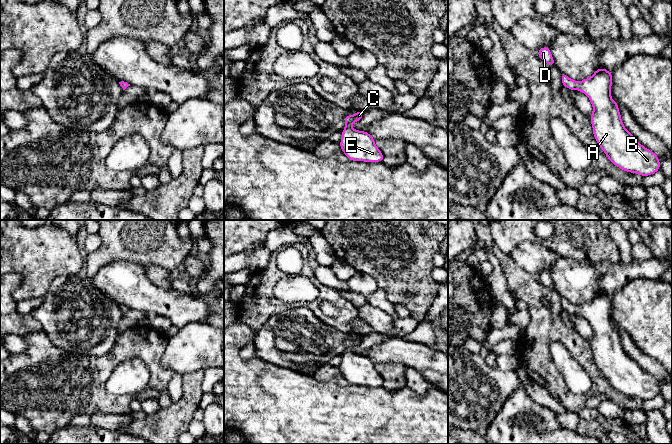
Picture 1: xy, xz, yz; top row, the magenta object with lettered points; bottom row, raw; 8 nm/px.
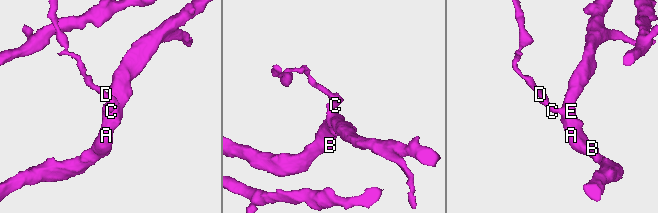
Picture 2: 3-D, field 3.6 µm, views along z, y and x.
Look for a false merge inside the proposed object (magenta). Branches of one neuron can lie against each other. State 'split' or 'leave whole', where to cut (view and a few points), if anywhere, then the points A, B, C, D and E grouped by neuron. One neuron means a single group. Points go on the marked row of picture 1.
leave whole; no cut; A B C D E

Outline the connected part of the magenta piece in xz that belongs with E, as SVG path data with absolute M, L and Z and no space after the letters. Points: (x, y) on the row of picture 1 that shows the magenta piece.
M356 111L355 115L345 116L346 127L342 131L341 150L351 161L382 162L384 156L375 145L372 135L362 130L354 130L351 127L353 123L362 119L363 113Z

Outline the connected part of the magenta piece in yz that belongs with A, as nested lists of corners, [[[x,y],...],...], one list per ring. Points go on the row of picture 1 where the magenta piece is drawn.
[[[604,68],[580,82],[561,73],[564,87],[579,90],[588,96],[593,113],[590,116],[593,135],[607,158],[620,169],[642,177],[660,170],[658,156],[642,146],[625,128],[618,103],[611,98],[612,73]]]

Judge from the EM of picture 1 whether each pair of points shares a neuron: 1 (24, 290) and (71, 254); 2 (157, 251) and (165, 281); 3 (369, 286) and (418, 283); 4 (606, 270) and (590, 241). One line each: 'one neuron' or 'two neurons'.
1: one neuron
2: two neurons
3: two neurons
4: two neurons

